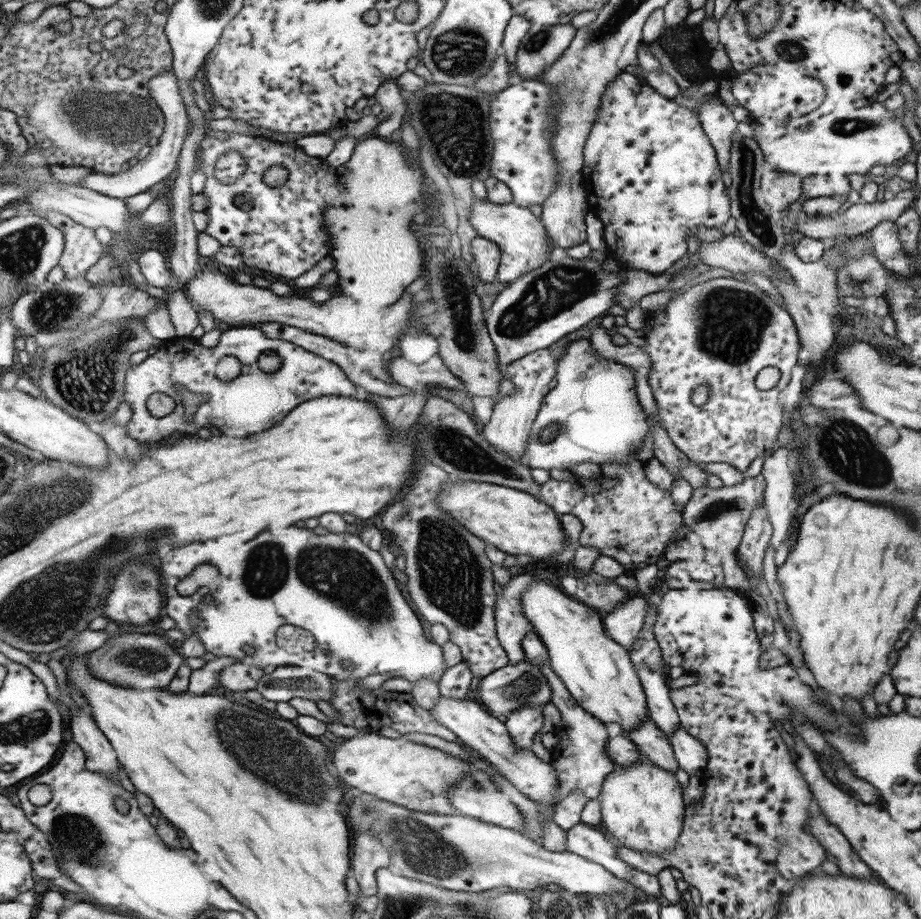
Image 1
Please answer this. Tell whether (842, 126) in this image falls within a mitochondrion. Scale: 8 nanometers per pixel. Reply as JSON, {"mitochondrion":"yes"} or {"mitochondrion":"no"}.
{"mitochondrion":"yes"}

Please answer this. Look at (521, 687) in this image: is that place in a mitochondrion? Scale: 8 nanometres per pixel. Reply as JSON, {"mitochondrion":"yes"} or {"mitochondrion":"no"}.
{"mitochondrion":"yes"}

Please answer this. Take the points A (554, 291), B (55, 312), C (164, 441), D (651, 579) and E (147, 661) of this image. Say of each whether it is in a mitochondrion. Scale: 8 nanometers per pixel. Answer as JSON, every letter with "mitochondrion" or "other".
{"A":"mitochondrion","B":"mitochondrion","C":"other","D":"other","E":"mitochondrion"}

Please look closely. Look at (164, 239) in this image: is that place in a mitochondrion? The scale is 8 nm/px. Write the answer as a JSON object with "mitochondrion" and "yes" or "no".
{"mitochondrion":"no"}

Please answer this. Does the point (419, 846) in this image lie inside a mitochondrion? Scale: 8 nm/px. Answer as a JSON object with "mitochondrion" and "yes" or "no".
{"mitochondrion":"yes"}

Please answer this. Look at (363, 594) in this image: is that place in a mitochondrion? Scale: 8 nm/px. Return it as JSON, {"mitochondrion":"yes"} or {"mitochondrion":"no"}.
{"mitochondrion":"yes"}

